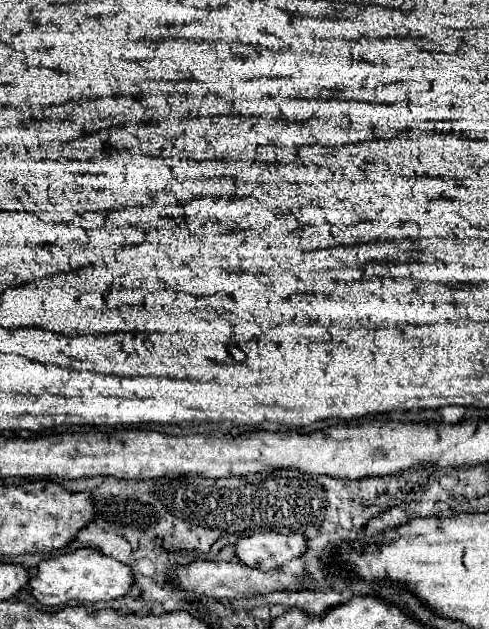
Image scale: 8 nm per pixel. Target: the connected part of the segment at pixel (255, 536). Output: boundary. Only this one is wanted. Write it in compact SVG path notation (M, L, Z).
M250 531L236 543L236 555L242 563L260 571L278 569L282 563L306 553L306 537L290 531Z

